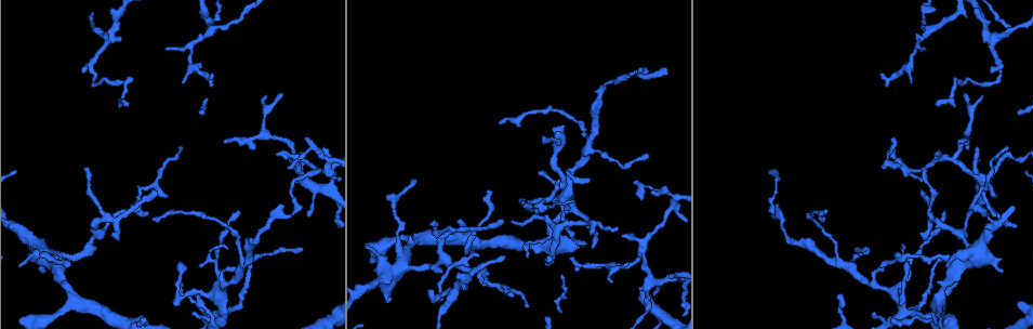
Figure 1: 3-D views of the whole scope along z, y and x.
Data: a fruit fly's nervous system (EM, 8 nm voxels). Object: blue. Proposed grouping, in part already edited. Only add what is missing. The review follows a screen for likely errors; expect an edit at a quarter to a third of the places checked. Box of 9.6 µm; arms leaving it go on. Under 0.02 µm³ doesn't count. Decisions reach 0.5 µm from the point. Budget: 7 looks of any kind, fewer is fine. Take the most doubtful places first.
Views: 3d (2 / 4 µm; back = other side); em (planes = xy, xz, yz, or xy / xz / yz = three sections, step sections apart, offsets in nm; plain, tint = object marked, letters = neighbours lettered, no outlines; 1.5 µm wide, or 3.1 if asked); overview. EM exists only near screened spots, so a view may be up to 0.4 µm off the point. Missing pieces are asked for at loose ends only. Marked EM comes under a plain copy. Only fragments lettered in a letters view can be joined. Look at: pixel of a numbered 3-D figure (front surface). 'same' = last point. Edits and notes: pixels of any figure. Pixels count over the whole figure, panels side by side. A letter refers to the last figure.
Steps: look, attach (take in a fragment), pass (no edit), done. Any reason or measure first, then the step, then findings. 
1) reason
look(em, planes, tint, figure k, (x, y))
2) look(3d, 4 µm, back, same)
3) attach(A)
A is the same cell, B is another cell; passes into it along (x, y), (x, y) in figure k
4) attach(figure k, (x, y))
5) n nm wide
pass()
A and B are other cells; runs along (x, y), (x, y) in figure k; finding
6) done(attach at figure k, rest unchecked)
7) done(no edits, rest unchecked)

branch stops here
look(em, planes, letters, figure 1, (880, 268))

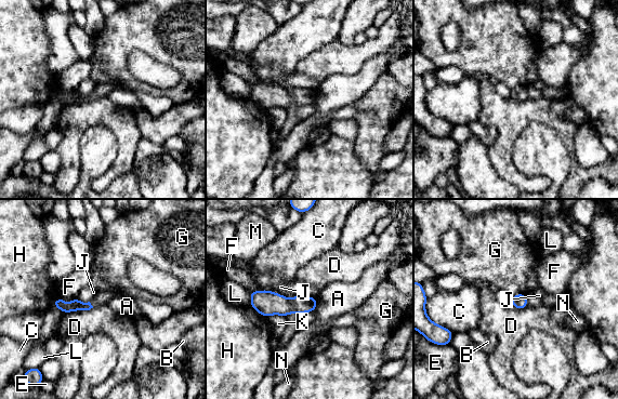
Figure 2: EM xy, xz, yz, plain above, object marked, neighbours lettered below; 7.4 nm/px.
pass()
A, B, C, D, E, F, G, H, J, K, L, M and N are other cells; border along (93, 307), (66, 311), (64, 314) in figure 2; no lettered fragment goes on from it

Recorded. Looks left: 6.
free end
look(em, planes, letters, figure 1, (993, 194))

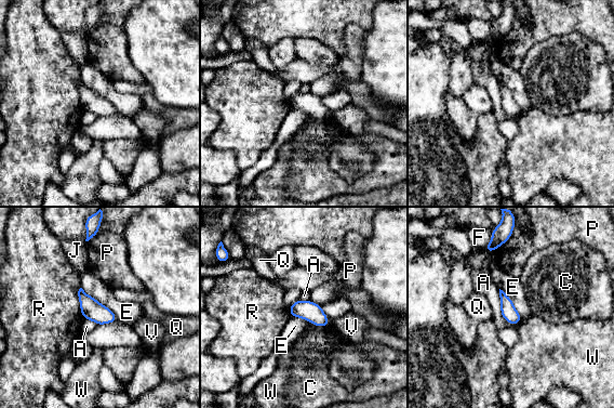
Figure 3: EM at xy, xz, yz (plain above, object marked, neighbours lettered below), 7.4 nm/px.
120 nm wide
pass()
A, C, E, F, J, P, Q, R, V and W are other cells; border along (81, 287), (107, 306), (118, 319) in figure 3; none of them fits

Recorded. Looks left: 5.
an open end
look(em, planes, letters, figure 1, (890, 320))

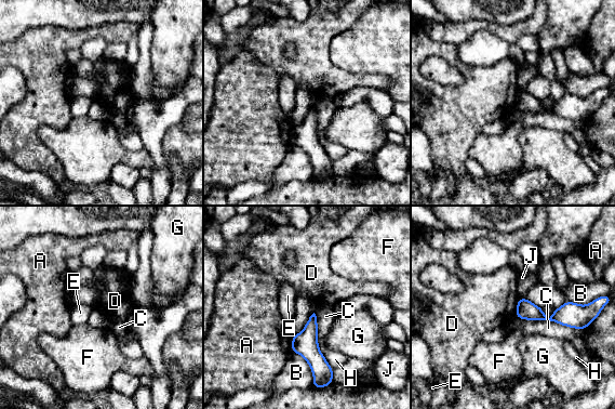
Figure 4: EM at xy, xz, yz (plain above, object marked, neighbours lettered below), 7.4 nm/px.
pass()
A, B, C, D, E, F, G, H and J are other cells; runs along (519, 304), (546, 318), (578, 317) in figure 4; no lettered fragment goes on from it

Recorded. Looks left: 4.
done(no edits, rest unchecked)

